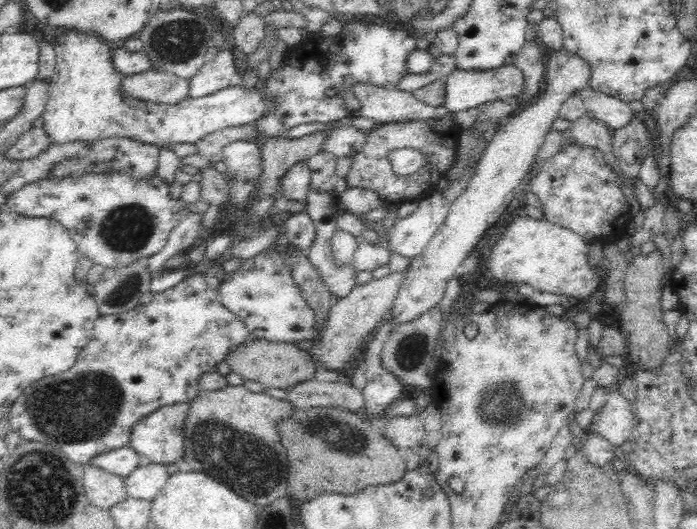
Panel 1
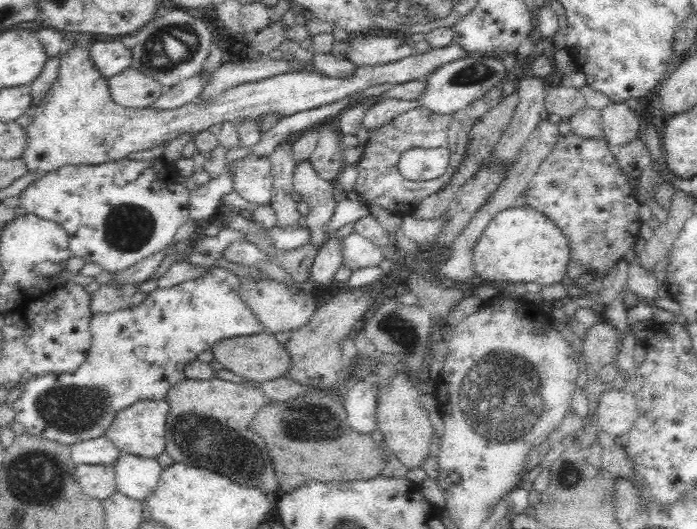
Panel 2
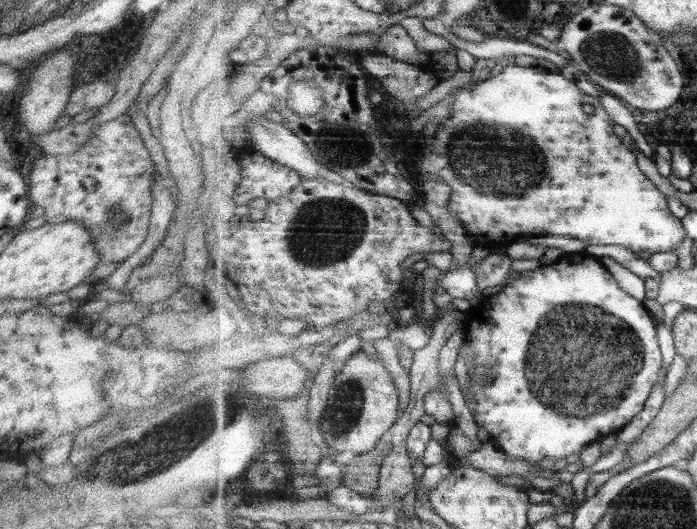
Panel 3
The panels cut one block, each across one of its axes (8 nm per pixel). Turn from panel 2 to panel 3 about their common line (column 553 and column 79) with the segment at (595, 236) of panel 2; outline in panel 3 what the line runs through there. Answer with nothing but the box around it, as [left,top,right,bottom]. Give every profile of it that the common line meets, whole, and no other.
[27,115,155,266]

